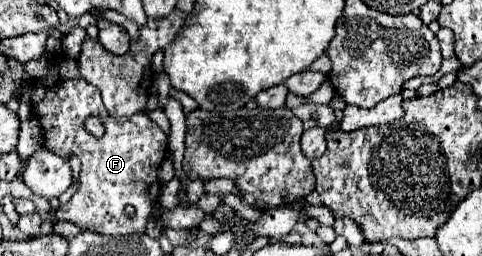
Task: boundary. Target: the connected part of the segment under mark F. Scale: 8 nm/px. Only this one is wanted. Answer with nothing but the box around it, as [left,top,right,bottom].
[27,52,167,236]

